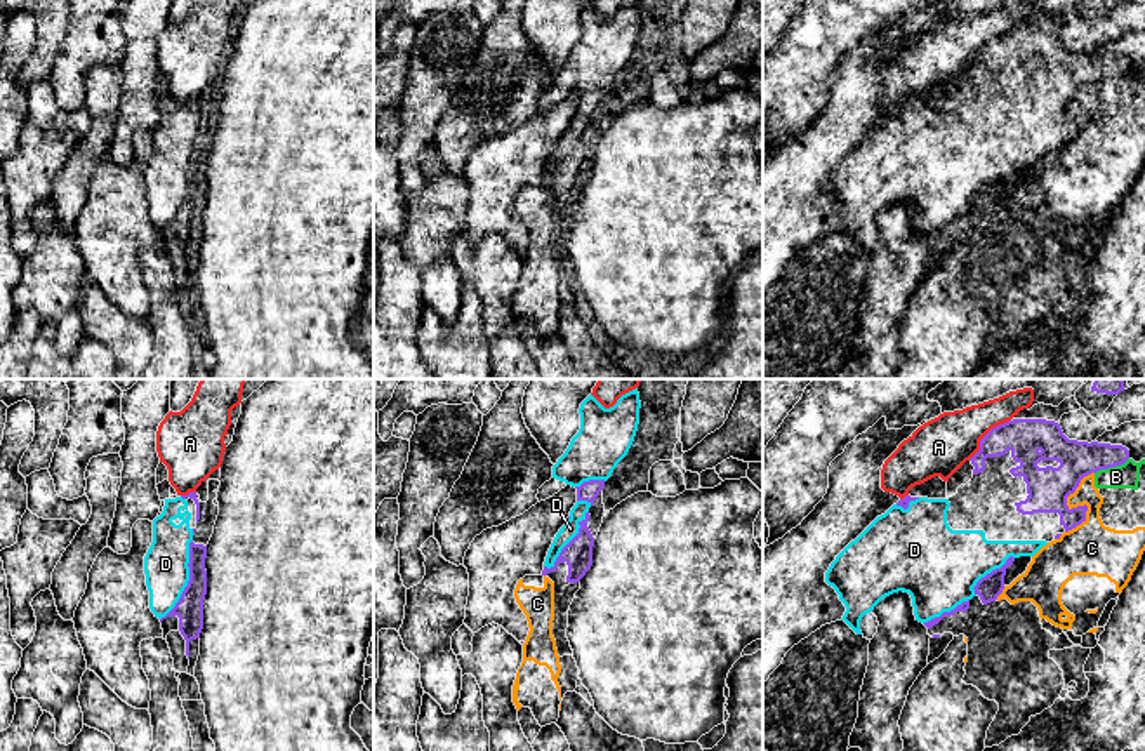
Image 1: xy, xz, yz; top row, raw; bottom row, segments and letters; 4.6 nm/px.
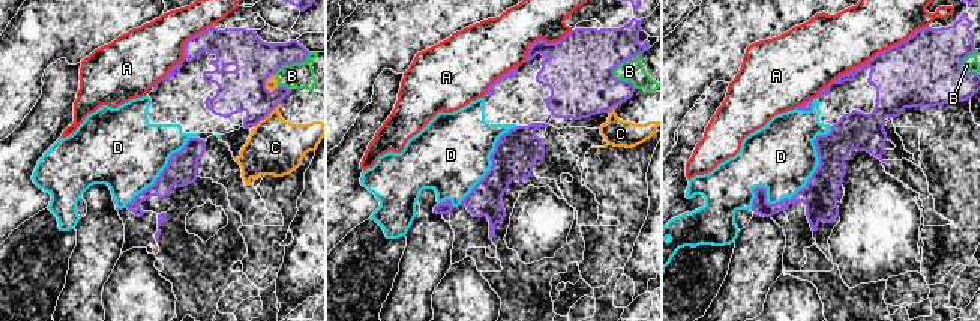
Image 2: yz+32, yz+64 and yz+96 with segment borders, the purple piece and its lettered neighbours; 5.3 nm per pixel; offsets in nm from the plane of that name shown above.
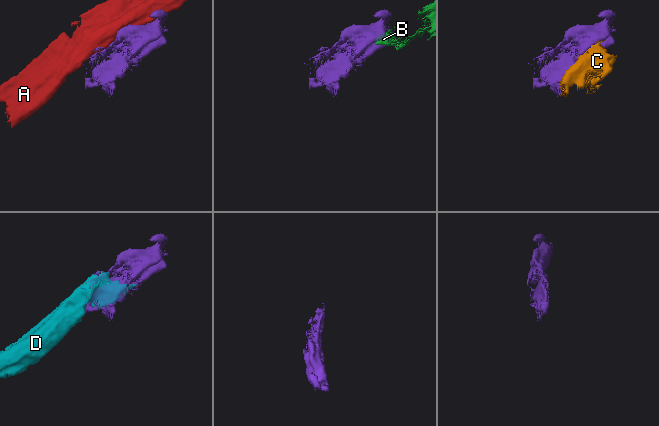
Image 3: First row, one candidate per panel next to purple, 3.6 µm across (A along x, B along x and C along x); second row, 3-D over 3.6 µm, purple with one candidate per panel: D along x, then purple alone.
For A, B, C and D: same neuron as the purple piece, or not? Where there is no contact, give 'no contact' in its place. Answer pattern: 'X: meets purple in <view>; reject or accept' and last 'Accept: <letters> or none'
A: meets purple in yz; reject
B: meets purple in yz; reject
C: meets purple in yz; reject
D: meets purple in xy; accept
Accept: D

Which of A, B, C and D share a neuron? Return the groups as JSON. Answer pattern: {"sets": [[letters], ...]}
{"sets": [["A"], ["B", "C"], ["D"]]}

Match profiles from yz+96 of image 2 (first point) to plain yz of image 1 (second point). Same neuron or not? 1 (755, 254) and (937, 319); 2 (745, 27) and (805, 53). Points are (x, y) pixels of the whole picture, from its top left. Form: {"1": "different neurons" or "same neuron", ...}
{"1": "different neurons", "2": "same neuron"}

